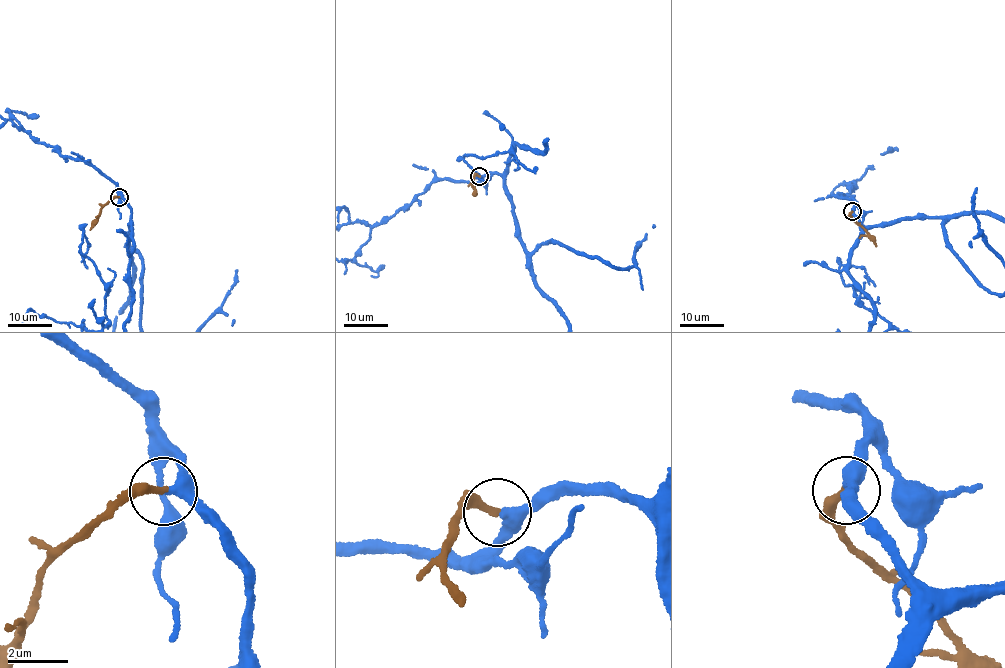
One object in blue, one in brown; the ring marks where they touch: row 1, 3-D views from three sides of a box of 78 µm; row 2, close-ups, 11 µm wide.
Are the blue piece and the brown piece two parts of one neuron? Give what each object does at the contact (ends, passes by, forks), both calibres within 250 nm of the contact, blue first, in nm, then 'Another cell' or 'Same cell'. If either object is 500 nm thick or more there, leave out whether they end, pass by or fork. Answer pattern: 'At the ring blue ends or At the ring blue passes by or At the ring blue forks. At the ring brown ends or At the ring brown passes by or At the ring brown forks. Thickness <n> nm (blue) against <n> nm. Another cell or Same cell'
At the ring blue passes by. At the ring brown ends. Thickness 360 nm (blue) against 240 nm. Same cell

